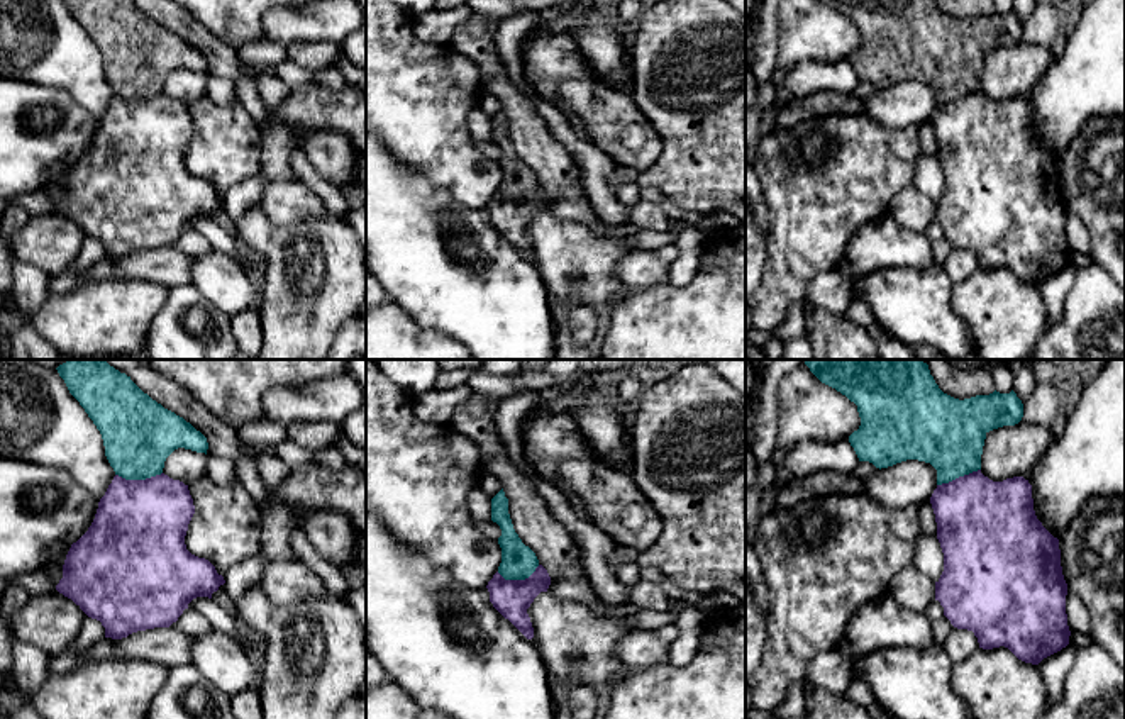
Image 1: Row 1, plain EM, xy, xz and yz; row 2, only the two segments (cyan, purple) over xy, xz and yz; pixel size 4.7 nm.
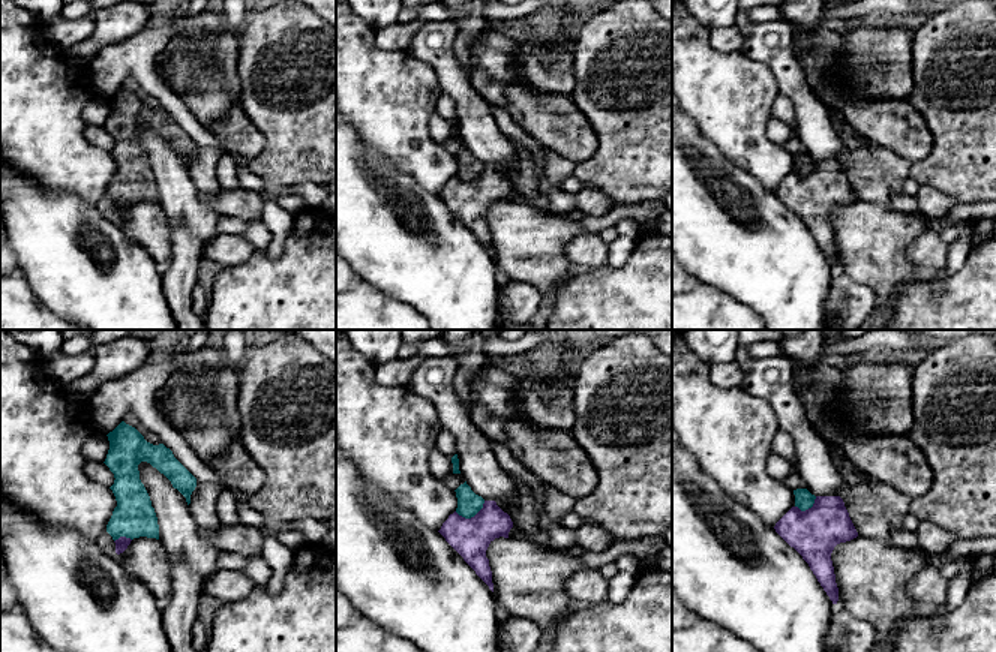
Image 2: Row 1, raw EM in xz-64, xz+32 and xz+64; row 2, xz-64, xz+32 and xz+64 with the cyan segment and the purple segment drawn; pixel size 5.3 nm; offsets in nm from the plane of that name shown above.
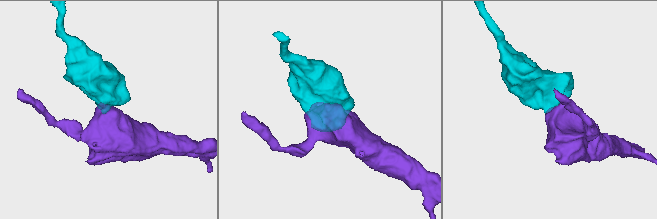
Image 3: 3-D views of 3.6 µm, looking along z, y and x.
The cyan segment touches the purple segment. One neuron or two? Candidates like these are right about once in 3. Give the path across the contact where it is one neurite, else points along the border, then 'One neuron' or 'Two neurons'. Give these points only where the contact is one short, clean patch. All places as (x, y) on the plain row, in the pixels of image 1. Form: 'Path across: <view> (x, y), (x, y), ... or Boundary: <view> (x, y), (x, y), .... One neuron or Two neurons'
Boundary: xy (161, 92), (144, 99), (122, 99), (116, 95). Two neurons

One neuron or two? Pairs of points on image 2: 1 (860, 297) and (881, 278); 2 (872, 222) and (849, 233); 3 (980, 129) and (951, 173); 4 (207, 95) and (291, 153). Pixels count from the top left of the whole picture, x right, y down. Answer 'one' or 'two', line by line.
1: two
2: one
3: one
4: two

